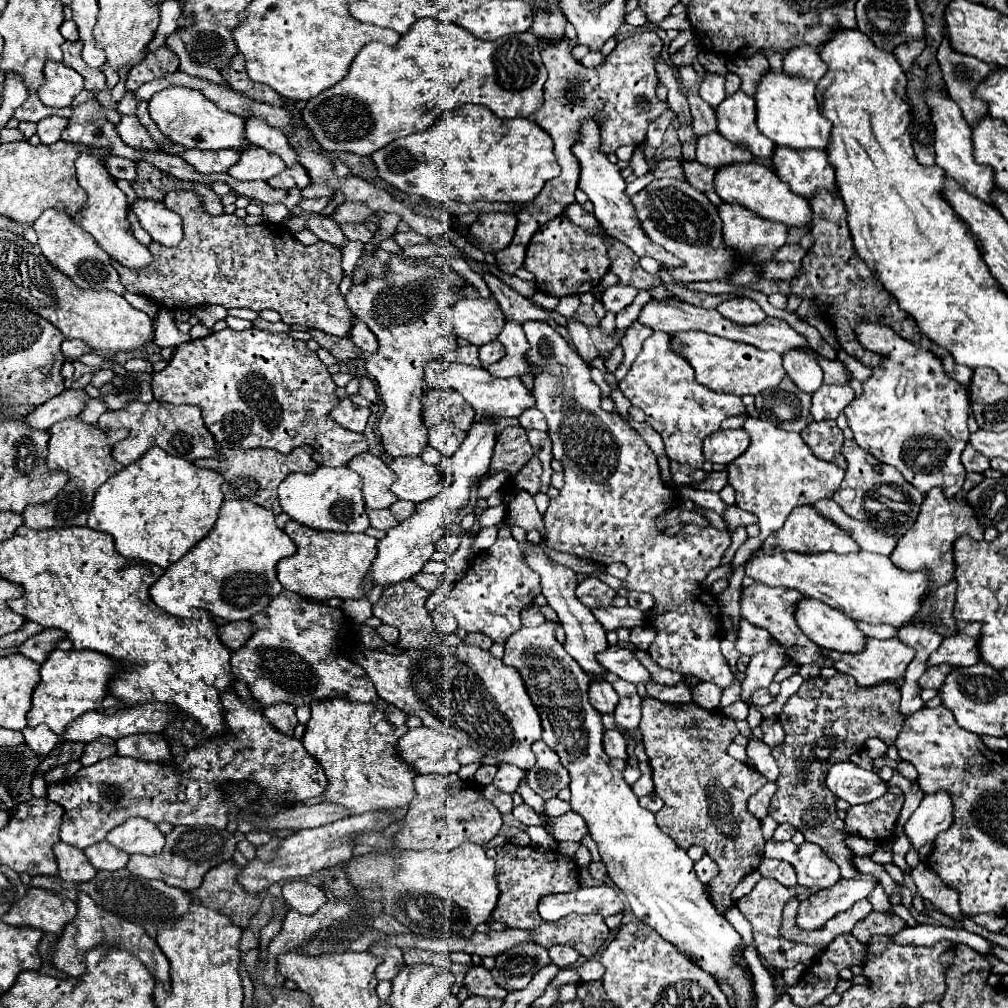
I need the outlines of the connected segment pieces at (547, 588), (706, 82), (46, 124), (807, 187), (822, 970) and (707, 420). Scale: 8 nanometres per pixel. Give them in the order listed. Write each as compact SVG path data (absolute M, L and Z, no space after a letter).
M528 543L530 547L528 549L522 549L522 553L526 555L526 561L528 565L540 575L540 585L542 585L542 595L548 599L548 605L558 613L558 619L560 619L560 625L564 627L566 631L566 641L564 641L564 649L576 659L576 663L588 671L588 673L594 673L594 675L602 675L606 673L602 669L602 665L596 661L596 653L602 653L606 651L608 647L608 641L606 641L606 631L604 627L598 623L598 619L594 619L592 611L582 605L576 595L574 595L574 589L576 589L576 573L564 565L558 565L554 561L550 561L544 551L540 549L540 545L534 545L534 543Z
M706 73L702 77L698 93L706 103L710 103L712 107L718 107L718 103L722 103L722 99L726 97L726 95L722 95L722 91L724 91L724 77L722 75Z
M52 115L52 117L42 119L42 121L38 123L38 135L40 135L42 143L44 143L44 145L56 143L56 141L60 139L62 131L66 129L66 125L68 125L68 119L66 119L66 117L56 117L56 115Z
M776 147L772 163L778 179L788 183L796 195L810 199L818 189L834 193L834 167L828 163L826 151L790 151L790 147Z
M850 933L830 941L824 955L802 975L800 983L786 993L798 1007L814 1007L826 995L834 993L838 973L852 965L864 965L866 945L858 943Z
M652 333L652 337L644 341L638 357L642 359L634 359L628 375L618 383L620 391L632 401L632 405L644 411L646 423L662 435L668 459L686 463L690 467L702 467L702 441L710 433L718 431L720 423L726 417L742 415L746 411L742 399L738 395L710 391L704 385L696 383L694 369L686 363L686 359L670 349L668 333Z

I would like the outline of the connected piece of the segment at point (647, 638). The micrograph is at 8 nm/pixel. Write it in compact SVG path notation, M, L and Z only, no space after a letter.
M637 627L630 632L630 642L637 648L647 650L650 643L654 641L656 632L651 627Z

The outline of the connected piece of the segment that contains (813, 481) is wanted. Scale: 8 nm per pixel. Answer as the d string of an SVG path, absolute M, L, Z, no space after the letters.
M754 417L746 419L744 429L752 441L748 451L728 465L728 483L736 491L736 505L758 517L760 539L764 541L784 525L794 507L830 499L844 479L844 469L830 461L816 459L800 433L786 433Z

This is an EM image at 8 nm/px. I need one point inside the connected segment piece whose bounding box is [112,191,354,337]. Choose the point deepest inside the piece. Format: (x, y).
(221, 261)

